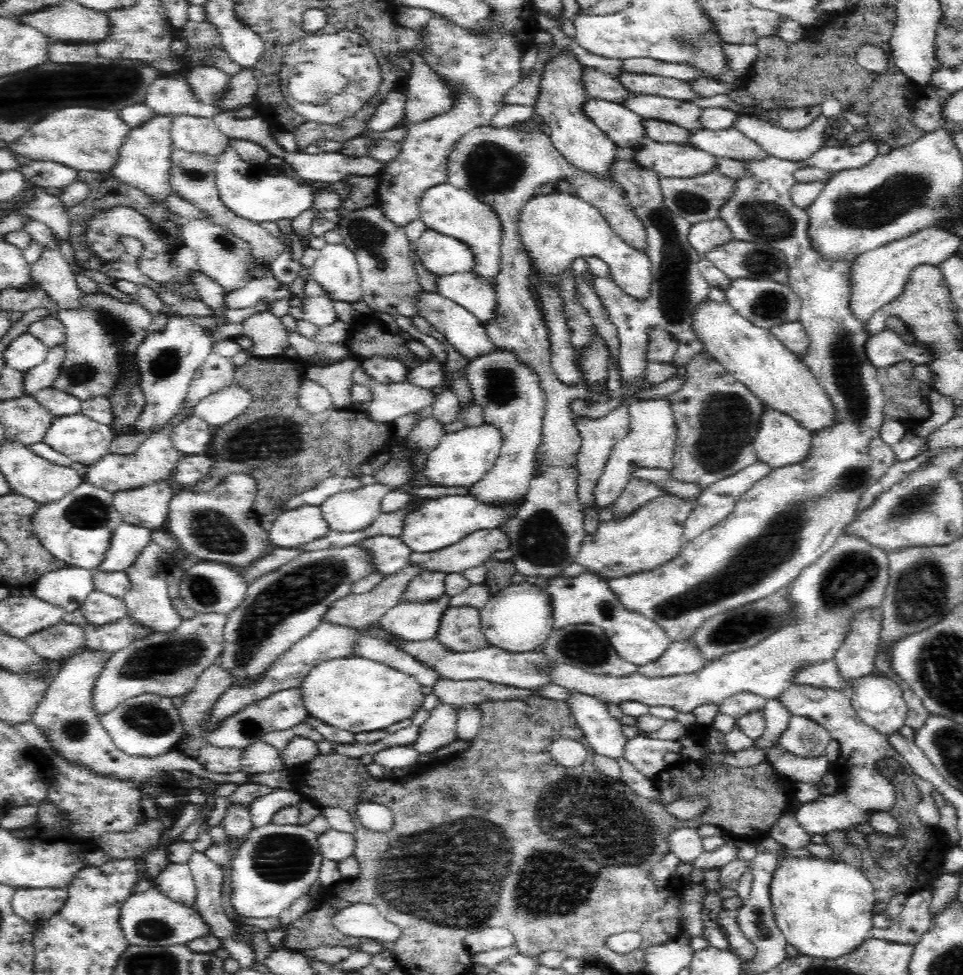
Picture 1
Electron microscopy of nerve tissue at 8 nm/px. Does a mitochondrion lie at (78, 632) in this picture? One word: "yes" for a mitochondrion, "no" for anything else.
no

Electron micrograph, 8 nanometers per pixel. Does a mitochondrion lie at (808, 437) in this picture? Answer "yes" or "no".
no

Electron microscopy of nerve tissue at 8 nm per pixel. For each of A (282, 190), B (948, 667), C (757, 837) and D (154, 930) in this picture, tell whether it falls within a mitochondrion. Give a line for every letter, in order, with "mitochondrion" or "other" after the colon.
A: other
B: mitochondrion
C: other
D: mitochondrion

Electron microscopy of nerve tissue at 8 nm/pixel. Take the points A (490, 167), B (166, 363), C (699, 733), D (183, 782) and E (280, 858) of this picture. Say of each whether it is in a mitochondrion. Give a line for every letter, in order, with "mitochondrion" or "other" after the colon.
A: mitochondrion
B: mitochondrion
C: other
D: other
E: mitochondrion

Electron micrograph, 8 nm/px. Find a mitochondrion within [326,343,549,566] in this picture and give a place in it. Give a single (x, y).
(501, 390)

